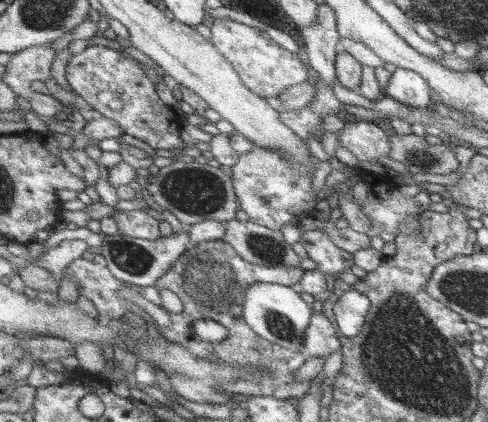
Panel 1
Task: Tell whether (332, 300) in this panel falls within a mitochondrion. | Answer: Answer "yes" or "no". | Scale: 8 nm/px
no

